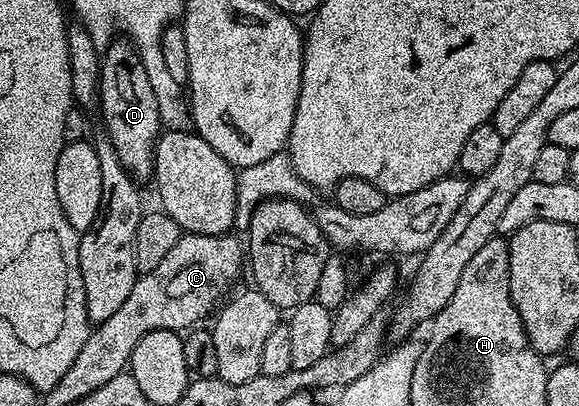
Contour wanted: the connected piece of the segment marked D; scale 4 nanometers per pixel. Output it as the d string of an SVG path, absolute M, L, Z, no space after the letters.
M130 42L119 43L108 44L102 53L97 108L103 111L103 124L107 127L105 136L111 140L121 166L135 178L150 177L155 171L155 142L161 135L157 98L153 98L153 86L149 86L149 74L145 74L145 66L135 45Z

